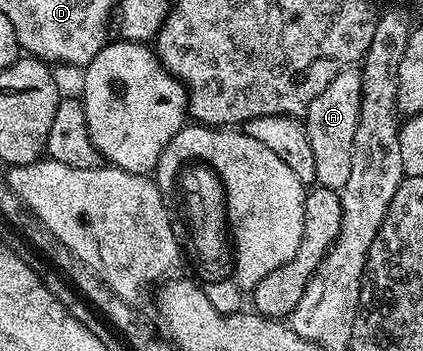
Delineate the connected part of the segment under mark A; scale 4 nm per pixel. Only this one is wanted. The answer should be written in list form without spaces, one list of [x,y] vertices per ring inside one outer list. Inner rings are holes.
[[[356,67],[343,69],[310,103],[308,112],[303,118],[304,126],[310,139],[310,148],[314,151],[316,185],[322,189],[339,190],[346,187],[350,175],[350,155],[354,151],[354,130],[358,127],[358,111],[362,103],[362,79]]]

